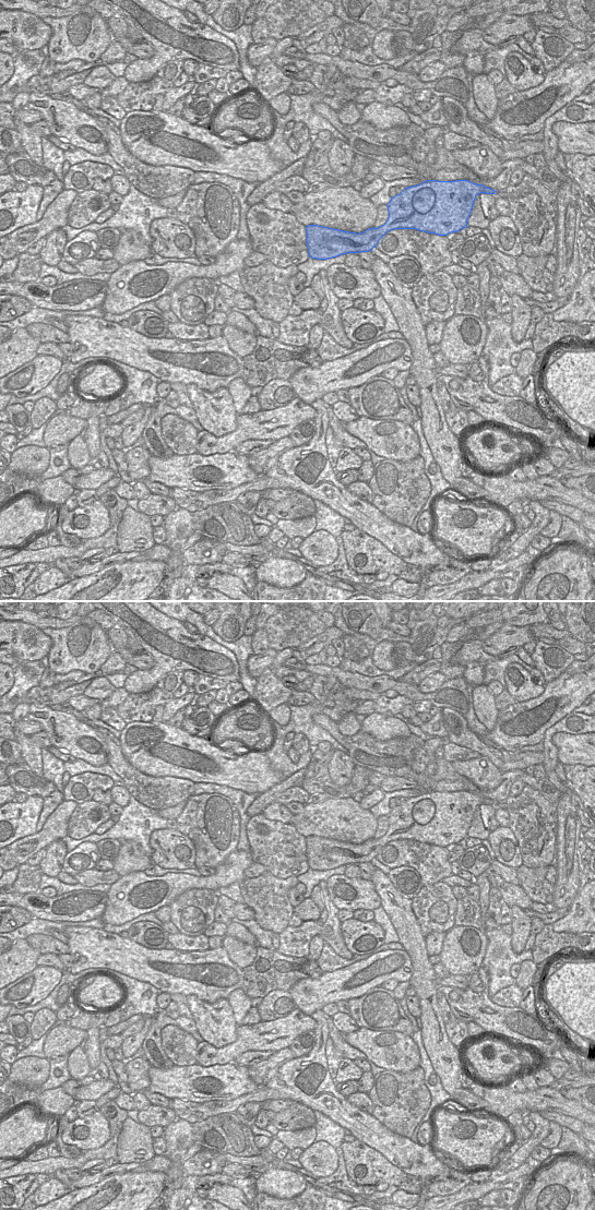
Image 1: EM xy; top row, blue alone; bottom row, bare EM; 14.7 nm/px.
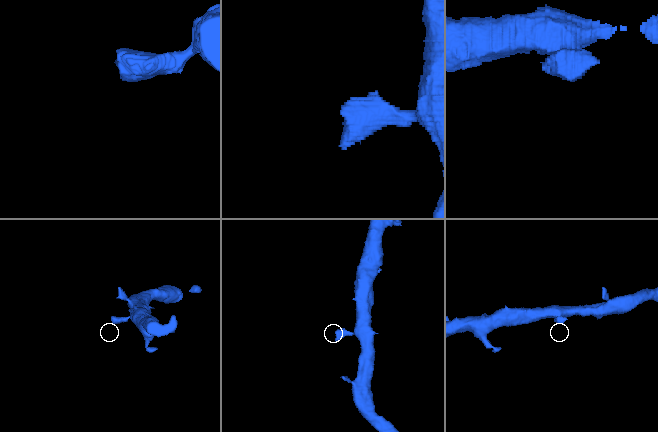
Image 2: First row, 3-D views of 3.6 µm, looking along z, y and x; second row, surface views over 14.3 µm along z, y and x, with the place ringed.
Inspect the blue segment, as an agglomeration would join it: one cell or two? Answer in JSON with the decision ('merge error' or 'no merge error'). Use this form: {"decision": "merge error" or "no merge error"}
{"decision": "no merge error"}

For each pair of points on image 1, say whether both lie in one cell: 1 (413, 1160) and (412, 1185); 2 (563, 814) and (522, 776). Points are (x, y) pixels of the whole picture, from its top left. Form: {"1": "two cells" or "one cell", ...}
{"1": "two cells", "2": "two cells"}

